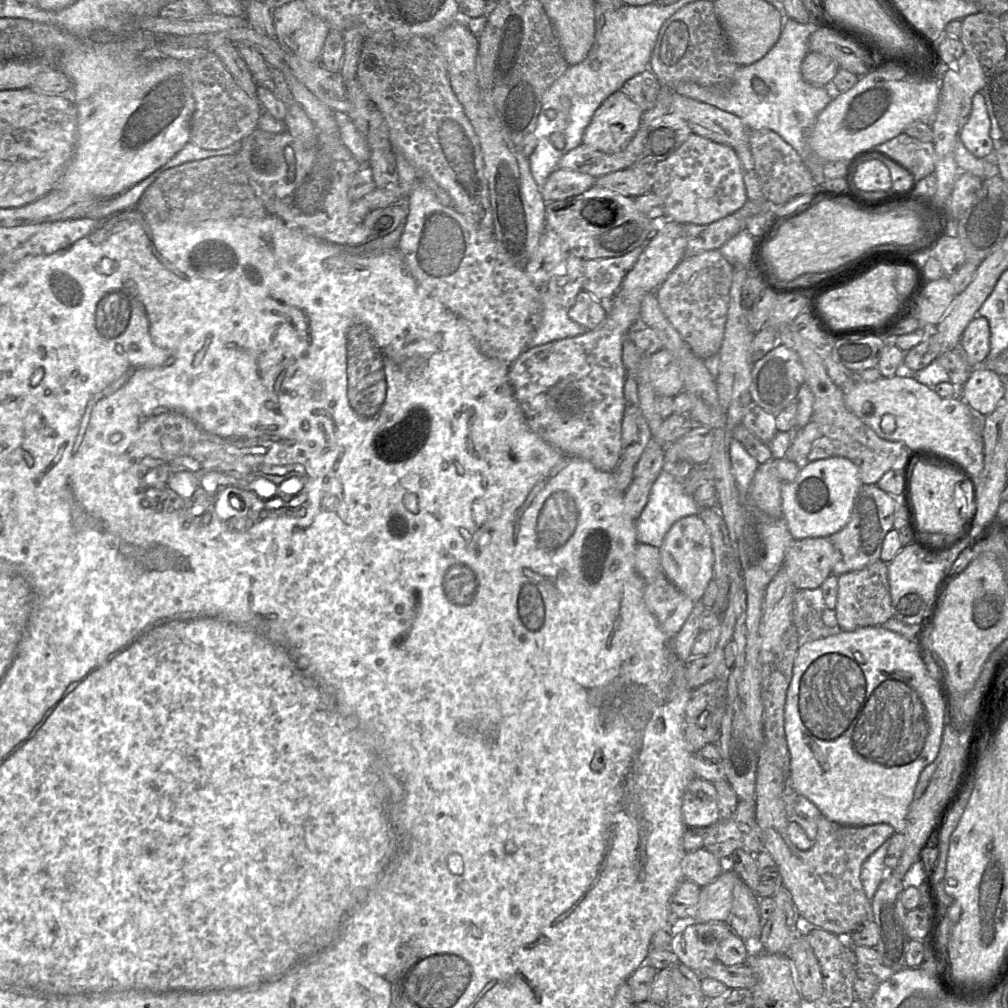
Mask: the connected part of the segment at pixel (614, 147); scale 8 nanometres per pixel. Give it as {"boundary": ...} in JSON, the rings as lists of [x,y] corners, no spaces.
{"boundary":[[[623,91],[610,95],[594,112],[582,144],[608,154],[624,150],[638,130],[643,110]]]}

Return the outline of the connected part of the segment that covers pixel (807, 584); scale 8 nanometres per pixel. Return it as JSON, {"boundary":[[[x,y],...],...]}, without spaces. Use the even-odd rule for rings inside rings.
{"boundary":[[[828,537],[795,540],[785,553],[783,567],[793,586],[800,590],[819,589],[832,575],[841,553]]]}

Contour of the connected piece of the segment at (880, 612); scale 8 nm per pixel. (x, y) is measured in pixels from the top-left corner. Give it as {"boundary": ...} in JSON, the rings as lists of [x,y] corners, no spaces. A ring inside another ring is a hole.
{"boundary":[[[878,560],[857,571],[838,577],[838,594],[834,609],[839,628],[854,631],[868,626],[881,626],[893,617],[893,607],[888,581],[888,563]]]}

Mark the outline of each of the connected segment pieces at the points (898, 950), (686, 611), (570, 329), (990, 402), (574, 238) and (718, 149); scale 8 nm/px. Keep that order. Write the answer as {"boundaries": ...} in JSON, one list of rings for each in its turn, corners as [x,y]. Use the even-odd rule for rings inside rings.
{"boundaries":[[[[888,872],[871,901],[873,920],[879,930],[879,941],[874,948],[881,956],[882,965],[895,972],[907,967],[906,954],[911,940],[905,928],[907,910],[902,903],[903,891],[903,881]]],[[[637,543],[635,548],[635,568],[644,582],[644,602],[656,618],[660,628],[670,638],[680,632],[691,614],[695,603],[674,586],[666,577],[660,559],[659,549],[644,543]]],[[[549,291],[541,292],[540,300],[542,303],[541,318],[527,348],[575,337],[587,331],[587,328],[569,318],[567,307],[559,305]]],[[[974,367],[968,380],[958,388],[958,394],[983,416],[991,414],[1005,394],[1005,379],[990,367]]],[[[593,186],[585,192],[563,200],[545,204],[545,225],[563,240],[567,252],[586,260],[622,257],[637,247],[645,246],[651,239],[657,224],[639,212],[634,197],[624,196],[603,187]]],[[[694,133],[670,157],[657,162],[651,175],[652,192],[663,201],[665,219],[680,224],[711,224],[738,211],[748,200],[736,151]]]]}

